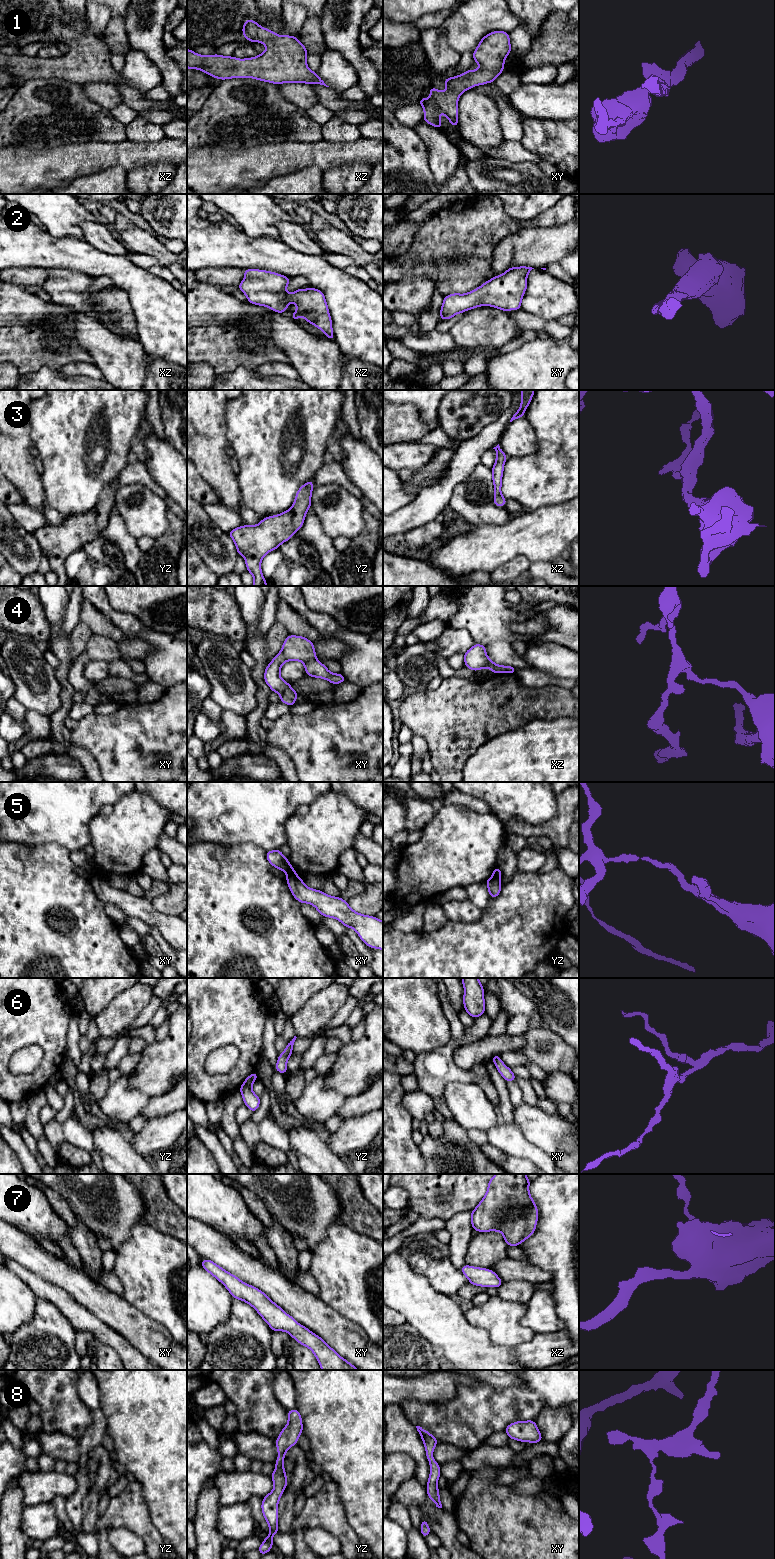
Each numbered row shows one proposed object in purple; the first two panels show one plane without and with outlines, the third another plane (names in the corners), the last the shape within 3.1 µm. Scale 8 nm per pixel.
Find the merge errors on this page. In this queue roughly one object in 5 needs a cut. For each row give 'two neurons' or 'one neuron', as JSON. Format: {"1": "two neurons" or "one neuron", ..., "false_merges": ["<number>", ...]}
{"1": "one neuron", "2": "one neuron", "3": "one neuron", "4": "two neurons", "5": "two neurons", "6": "one neuron", "7": "one neuron", "8": "one neuron", "false_merges": ["4", "5"]}

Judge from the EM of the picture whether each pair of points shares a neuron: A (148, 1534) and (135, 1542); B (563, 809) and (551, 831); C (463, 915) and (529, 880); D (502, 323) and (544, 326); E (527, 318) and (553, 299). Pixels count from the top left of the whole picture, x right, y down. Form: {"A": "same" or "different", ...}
{"A": "different", "B": "same", "C": "different", "D": "different", "E": "different"}

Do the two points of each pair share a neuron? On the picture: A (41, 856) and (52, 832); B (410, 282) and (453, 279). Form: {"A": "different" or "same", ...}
{"A": "different", "B": "different"}

